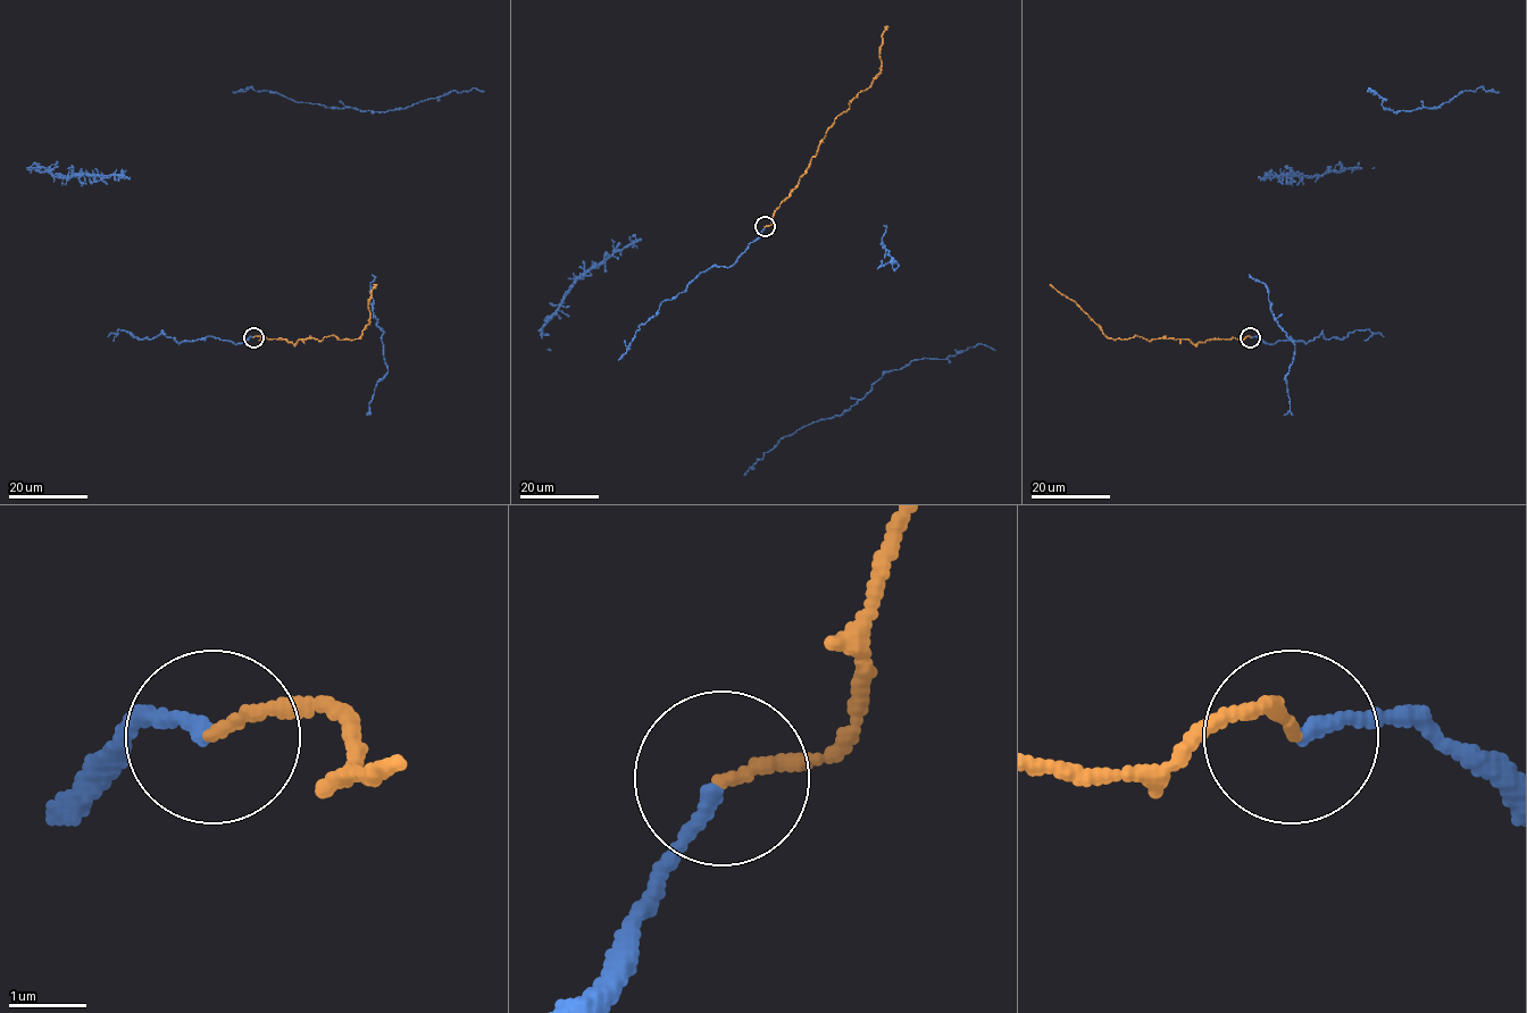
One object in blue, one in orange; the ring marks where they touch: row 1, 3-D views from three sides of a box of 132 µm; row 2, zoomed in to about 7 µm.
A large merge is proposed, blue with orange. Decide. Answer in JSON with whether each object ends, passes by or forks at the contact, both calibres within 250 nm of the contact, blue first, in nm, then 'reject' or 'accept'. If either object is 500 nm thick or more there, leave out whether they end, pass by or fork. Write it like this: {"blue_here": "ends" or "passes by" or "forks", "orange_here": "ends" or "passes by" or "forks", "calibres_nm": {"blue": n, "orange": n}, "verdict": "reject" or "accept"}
{"blue_here": "ends", "orange_here": "ends", "calibres_nm": {"blue": 170, "orange": 150}, "verdict": "accept"}

